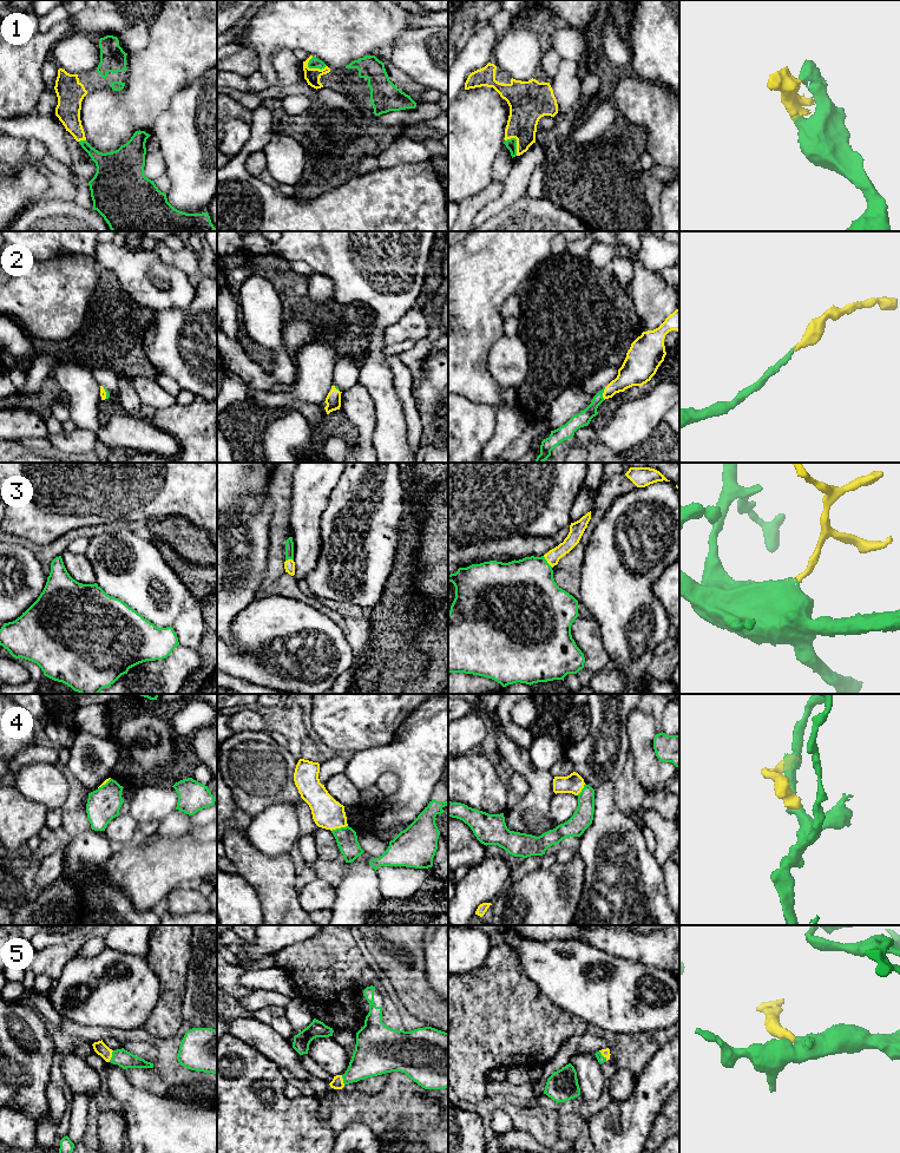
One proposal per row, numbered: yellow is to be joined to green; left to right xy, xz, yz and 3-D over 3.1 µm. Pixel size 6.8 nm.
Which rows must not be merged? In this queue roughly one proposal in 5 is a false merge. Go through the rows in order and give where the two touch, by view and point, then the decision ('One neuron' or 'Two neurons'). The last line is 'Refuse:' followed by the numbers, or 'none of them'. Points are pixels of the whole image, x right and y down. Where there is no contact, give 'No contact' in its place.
1: Touches green at xz (315, 67). One neuron
2: Touches green at yz (602, 394). One neuron
3: Touches green at yz (546, 562). One neuron
4: Touches green at xz (339, 829). One neuron
5: Touches green at xy (112, 1056). One neuron
Refuse: none of them

